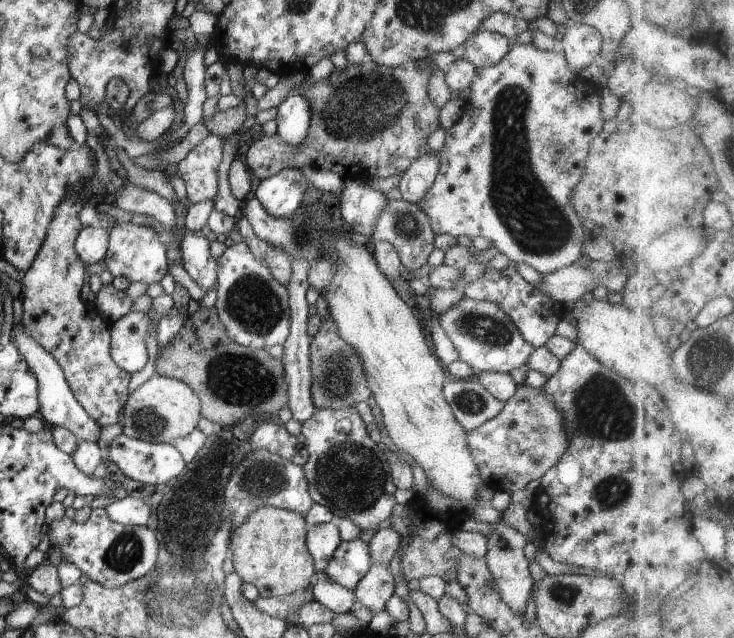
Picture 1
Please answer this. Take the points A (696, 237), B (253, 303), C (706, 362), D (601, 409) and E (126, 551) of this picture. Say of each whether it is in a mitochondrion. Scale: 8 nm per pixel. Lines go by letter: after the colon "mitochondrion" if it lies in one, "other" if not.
A: other
B: mitochondrion
C: mitochondrion
D: mitochondrion
E: mitochondrion

